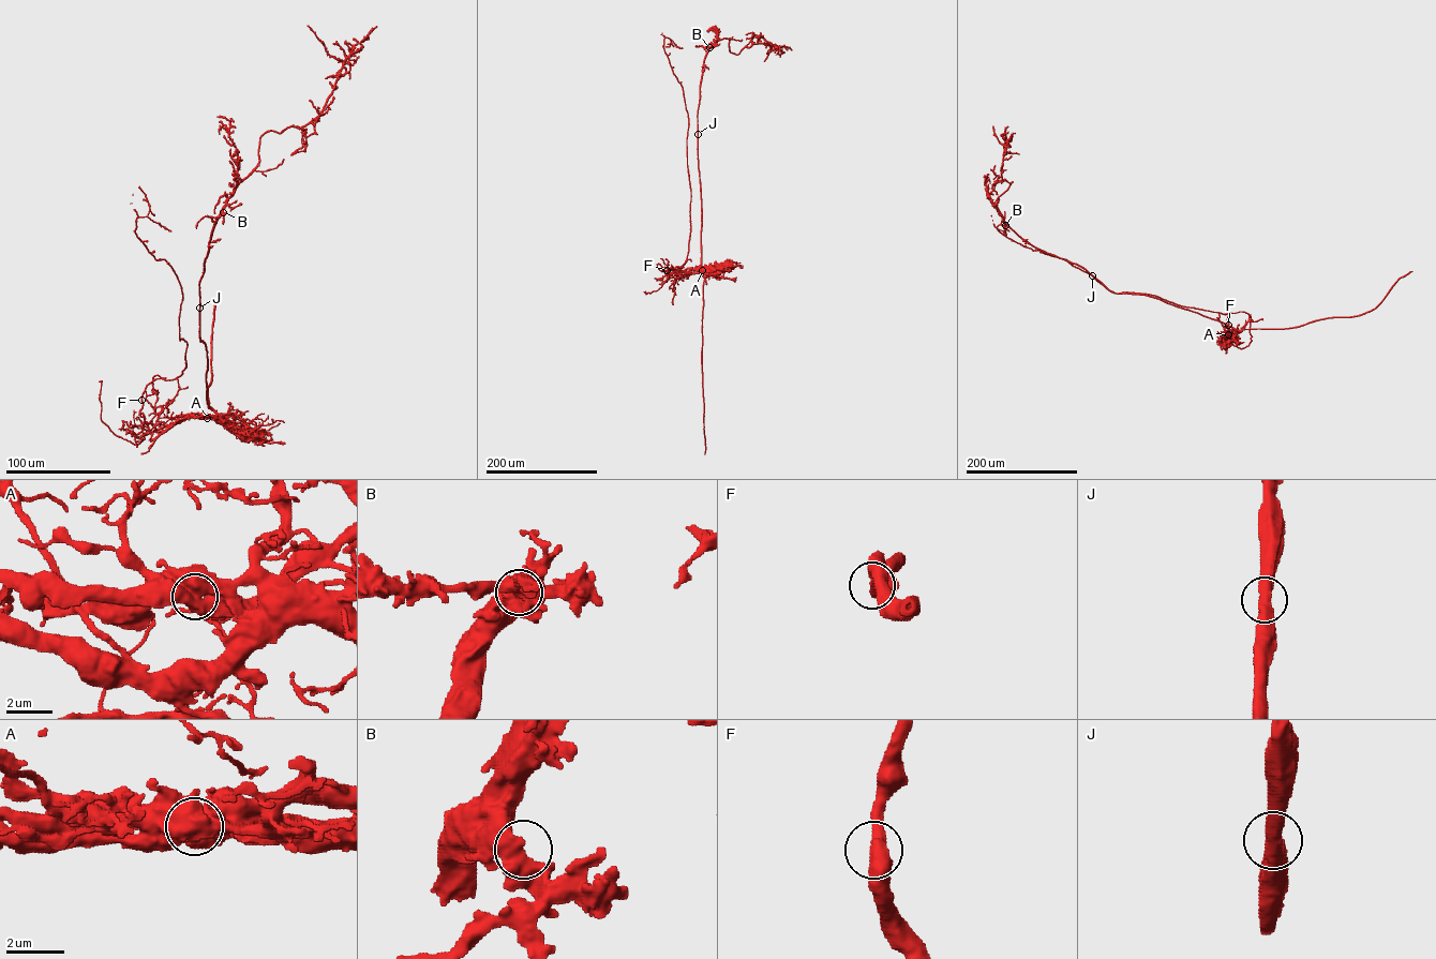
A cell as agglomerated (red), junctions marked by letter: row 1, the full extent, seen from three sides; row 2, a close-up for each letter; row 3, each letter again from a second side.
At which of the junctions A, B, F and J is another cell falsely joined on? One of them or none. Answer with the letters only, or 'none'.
A

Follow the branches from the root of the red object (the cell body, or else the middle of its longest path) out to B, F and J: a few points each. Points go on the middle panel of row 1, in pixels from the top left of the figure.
B: (707, 275), (703, 275), (701, 269), (698, 110), (702, 69), (709, 47)
F: (707, 275), (692, 269), (679, 274), (667, 270)
J: (707, 275), (703, 275), (701, 269), (698, 134)

